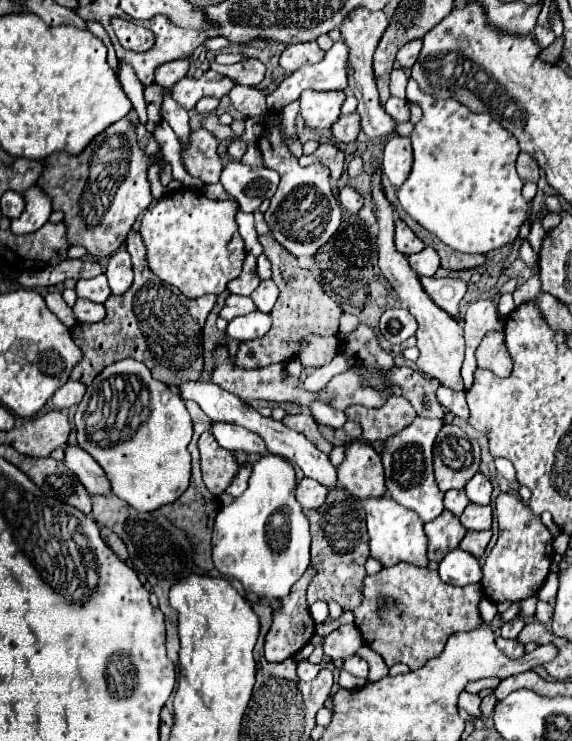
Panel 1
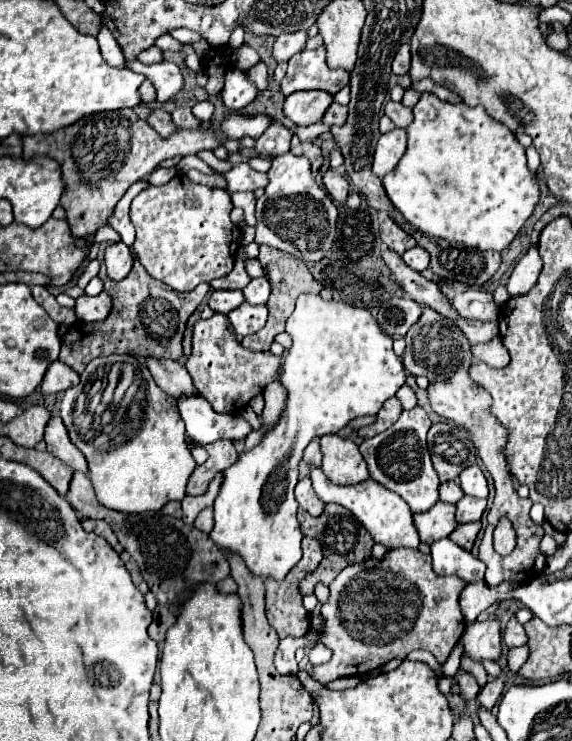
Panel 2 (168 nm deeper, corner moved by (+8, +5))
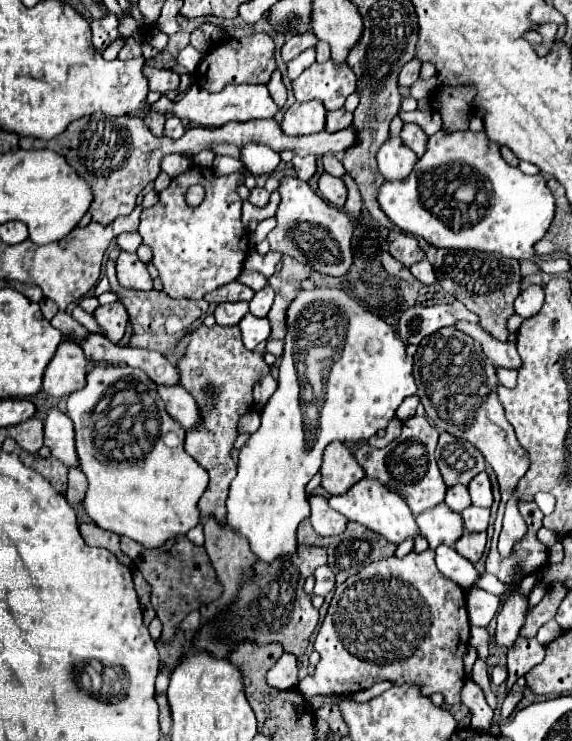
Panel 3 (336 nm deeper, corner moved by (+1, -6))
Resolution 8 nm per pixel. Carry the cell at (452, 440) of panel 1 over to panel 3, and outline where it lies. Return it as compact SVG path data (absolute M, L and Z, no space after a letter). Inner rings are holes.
M449 433L439 435L435 455L447 487L457 483L467 485L477 473L485 469L483 455L473 445L469 445L469 441L457 439Z

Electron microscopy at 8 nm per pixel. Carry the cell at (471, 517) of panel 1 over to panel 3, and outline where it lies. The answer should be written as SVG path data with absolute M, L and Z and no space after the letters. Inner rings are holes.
M467 507L463 513L463 523L465 523L465 529L471 531L471 533L479 533L479 531L487 531L487 523L489 523L489 509L483 509L483 507Z

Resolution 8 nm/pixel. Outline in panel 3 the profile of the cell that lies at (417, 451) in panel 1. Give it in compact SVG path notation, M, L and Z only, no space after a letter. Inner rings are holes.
M415 415L407 421L403 421L403 431L401 431L399 439L395 439L391 445L387 445L383 449L373 449L367 443L363 443L357 449L355 457L357 457L359 465L365 469L367 477L379 479L385 487L389 487L391 491L397 491L407 501L413 515L417 517L425 509L431 509L445 499L447 487L443 483L443 477L437 467L437 459L435 459L437 437L439 437L439 433L429 425L429 421L425 417Z

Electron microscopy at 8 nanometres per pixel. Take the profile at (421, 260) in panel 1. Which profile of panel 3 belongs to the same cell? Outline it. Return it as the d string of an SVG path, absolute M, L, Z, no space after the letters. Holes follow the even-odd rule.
M427 259L411 265L409 269L411 269L413 277L419 279L421 283L425 283L425 285L433 285L435 283L435 273L433 273L433 267L431 267L431 263Z

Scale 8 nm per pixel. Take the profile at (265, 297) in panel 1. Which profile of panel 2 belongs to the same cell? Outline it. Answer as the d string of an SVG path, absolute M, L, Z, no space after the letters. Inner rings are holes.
M266 276L262 278L254 278L244 290L244 296L246 296L246 302L250 304L266 304L268 296L270 296L270 282L266 280Z

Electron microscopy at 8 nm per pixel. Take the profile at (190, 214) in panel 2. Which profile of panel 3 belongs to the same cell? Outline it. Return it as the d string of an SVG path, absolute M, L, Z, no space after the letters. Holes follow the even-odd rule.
M197 165L189 167L183 175L177 175L171 179L169 187L159 193L159 203L155 203L149 209L143 209L141 213L141 225L139 233L143 237L143 243L153 249L153 265L159 271L159 279L163 281L163 291L171 297L189 297L189 299L201 299L205 293L231 283L237 279L237 275L243 269L243 261L247 257L249 239L245 237L245 229L241 223L241 205L243 199L237 195L237 187L245 183L245 173L231 173L225 177L217 177L213 173L213 181L205 179L201 169ZM199 183L205 187L207 197L199 207L189 207L185 203L185 193L189 185Z

